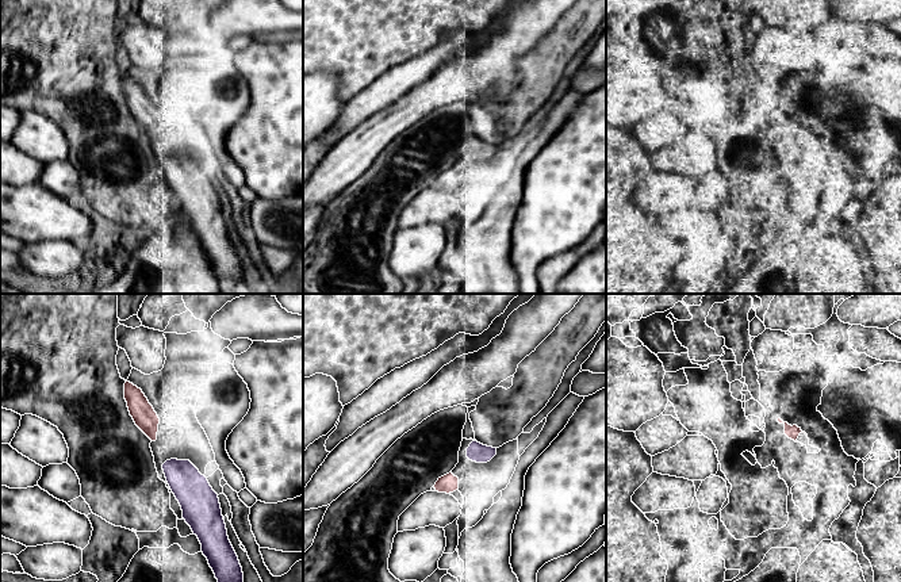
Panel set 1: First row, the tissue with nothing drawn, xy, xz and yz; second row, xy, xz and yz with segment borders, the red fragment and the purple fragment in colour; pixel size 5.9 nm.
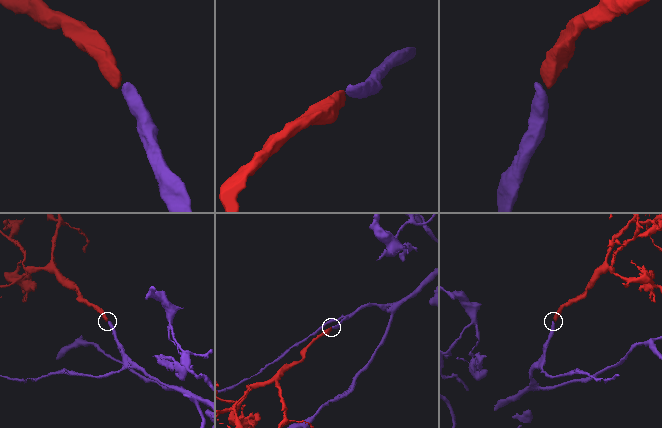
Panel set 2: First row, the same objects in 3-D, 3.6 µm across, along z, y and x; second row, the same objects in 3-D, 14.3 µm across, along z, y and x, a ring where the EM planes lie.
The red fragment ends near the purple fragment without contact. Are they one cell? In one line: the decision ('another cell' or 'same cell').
same cell

